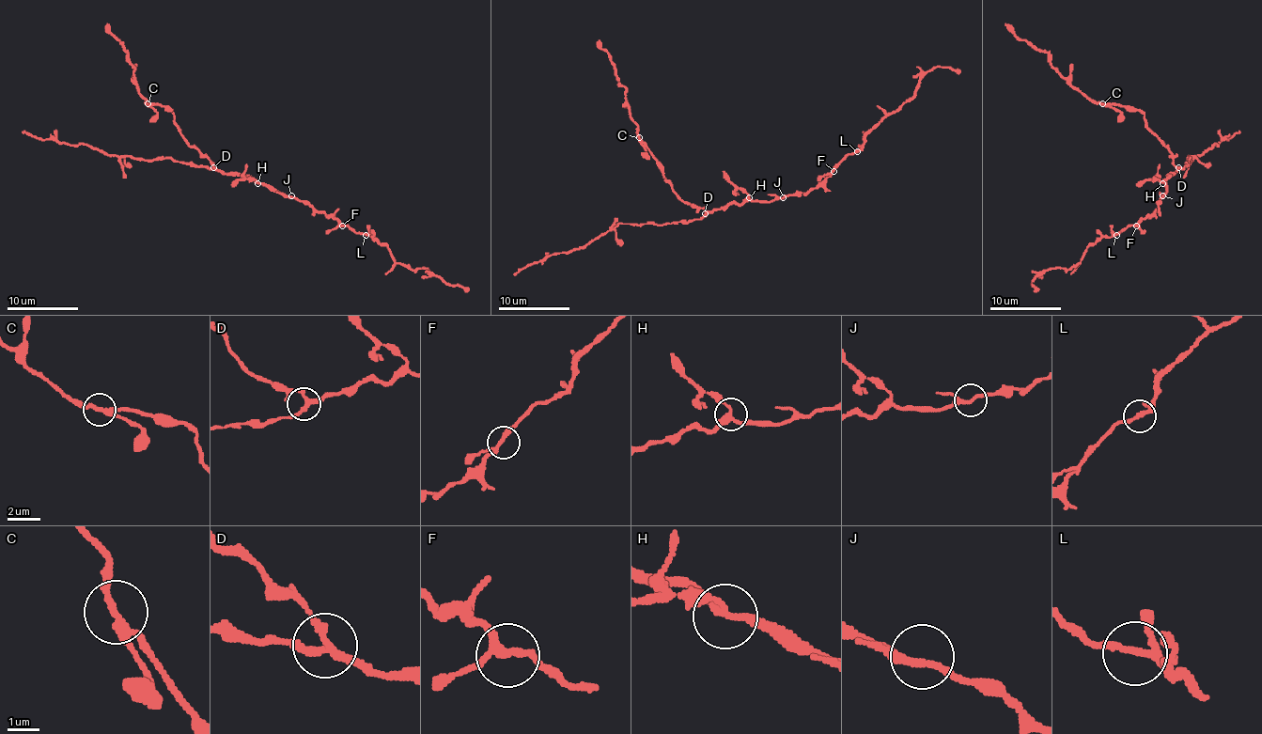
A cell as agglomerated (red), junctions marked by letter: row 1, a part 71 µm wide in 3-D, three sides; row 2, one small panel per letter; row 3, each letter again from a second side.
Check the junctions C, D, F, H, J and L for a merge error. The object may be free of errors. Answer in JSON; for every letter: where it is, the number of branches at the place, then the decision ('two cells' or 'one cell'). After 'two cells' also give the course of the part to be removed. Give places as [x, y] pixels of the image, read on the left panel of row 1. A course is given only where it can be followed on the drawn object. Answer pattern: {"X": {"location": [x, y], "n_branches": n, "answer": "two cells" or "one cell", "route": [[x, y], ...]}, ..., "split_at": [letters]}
{"C": {"location": [148, 103], "n_branches": 3, "answer": "one cell"}, "D": {"location": [213, 167], "n_branches": 3, "answer": "one cell"}, "F": {"location": [342, 226], "n_branches": 3, "answer": "one cell"}, "H": {"location": [257, 183], "n_branches": 3, "answer": "one cell"}, "J": {"location": [291, 195], "n_branches": 3, "answer": "one cell"}, "L": {"location": [366, 235], "n_branches": 3, "answer": "one cell"}, "split_at": []}

